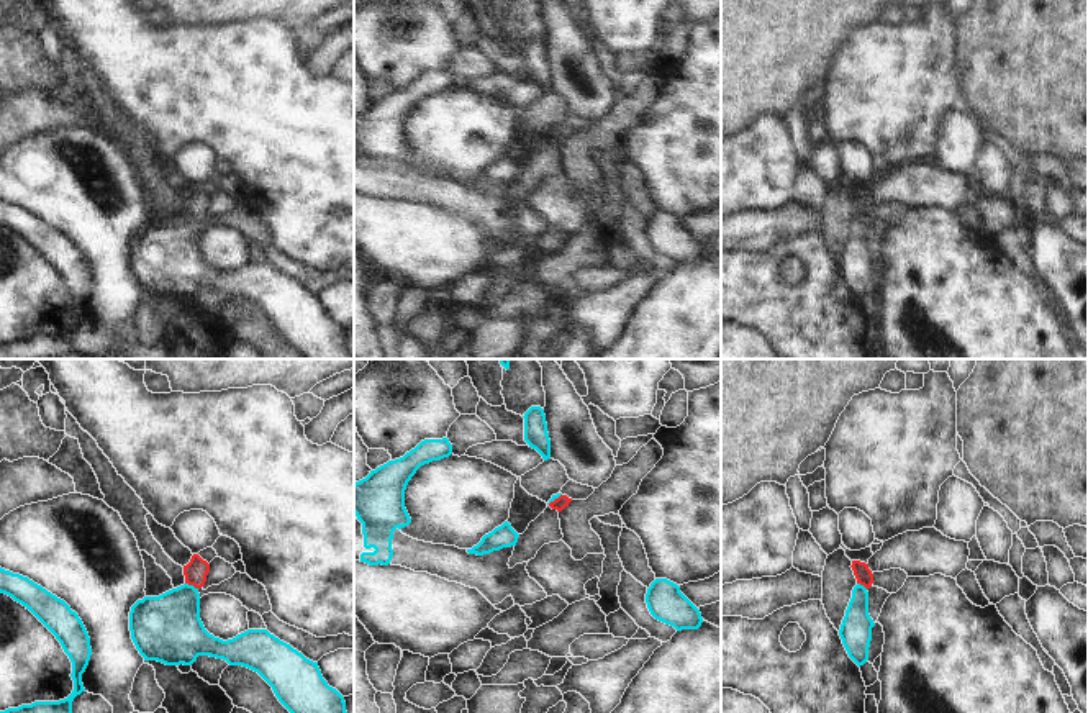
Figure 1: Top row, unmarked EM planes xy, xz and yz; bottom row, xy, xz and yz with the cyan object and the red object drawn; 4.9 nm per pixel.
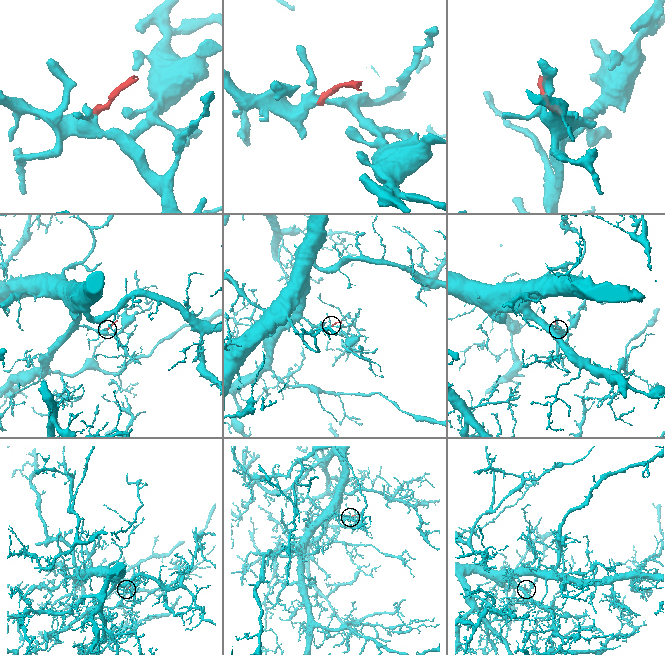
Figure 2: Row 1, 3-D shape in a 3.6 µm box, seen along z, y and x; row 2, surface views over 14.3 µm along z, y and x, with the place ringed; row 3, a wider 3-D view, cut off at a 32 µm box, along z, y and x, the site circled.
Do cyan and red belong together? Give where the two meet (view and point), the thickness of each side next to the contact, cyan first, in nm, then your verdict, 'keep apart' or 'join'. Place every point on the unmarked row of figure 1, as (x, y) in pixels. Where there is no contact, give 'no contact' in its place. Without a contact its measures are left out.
contact xy (192, 218); calibres 340 and 120 nm; keep apart

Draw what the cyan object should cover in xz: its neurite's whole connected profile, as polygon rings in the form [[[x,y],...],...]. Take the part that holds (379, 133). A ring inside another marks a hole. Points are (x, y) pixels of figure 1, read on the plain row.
[[[447,70],[424,72],[403,90],[370,103],[354,116],[354,148],[362,156],[364,180],[360,195],[388,198],[393,190],[393,164],[405,161],[411,151],[405,141],[405,123],[416,103],[452,87]]]

